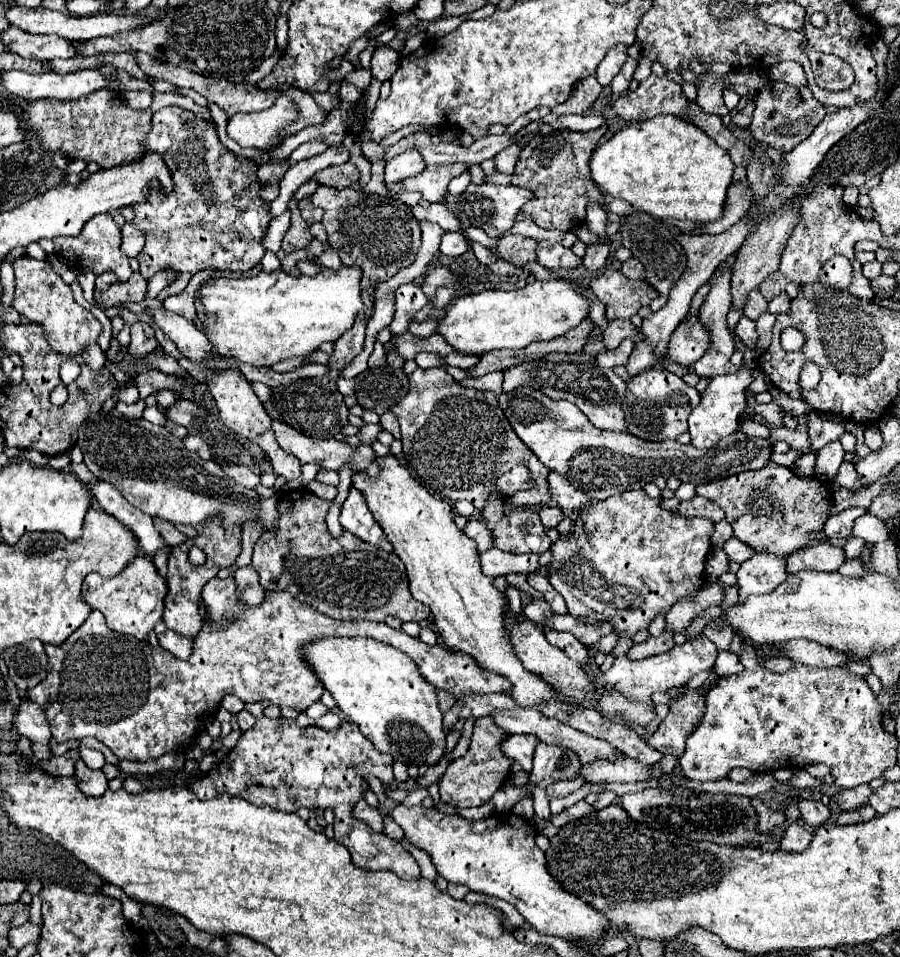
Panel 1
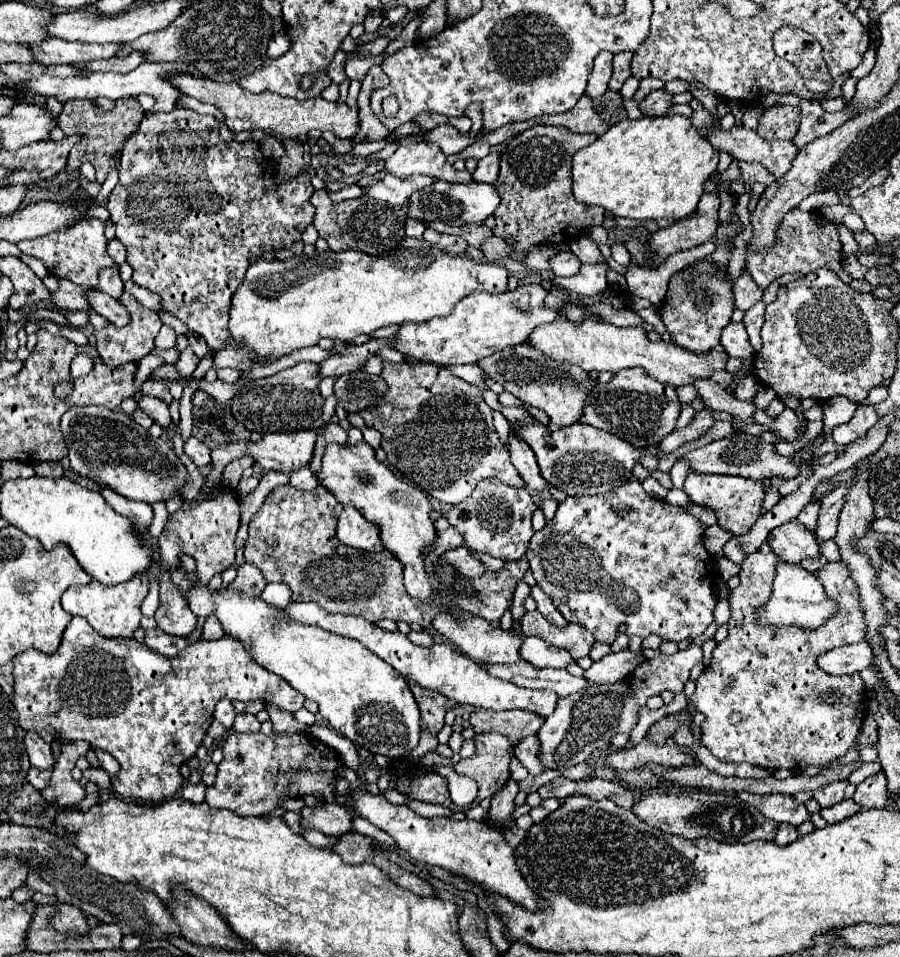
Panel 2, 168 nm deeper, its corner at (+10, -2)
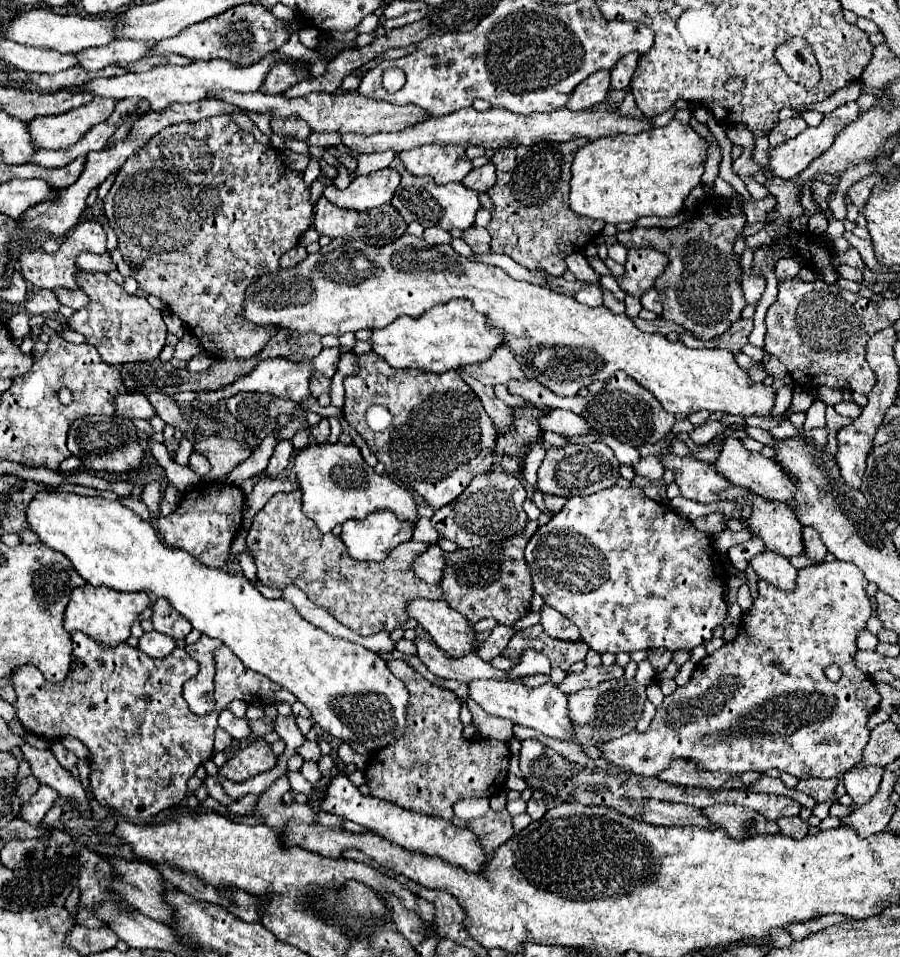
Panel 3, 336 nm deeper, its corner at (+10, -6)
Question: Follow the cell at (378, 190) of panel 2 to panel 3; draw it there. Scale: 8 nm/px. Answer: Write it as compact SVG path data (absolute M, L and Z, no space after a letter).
M384 168L366 176L354 176L344 190L338 190L334 184L330 184L324 188L322 196L340 208L352 208L362 212L382 204L390 204L398 184L400 174L392 168Z

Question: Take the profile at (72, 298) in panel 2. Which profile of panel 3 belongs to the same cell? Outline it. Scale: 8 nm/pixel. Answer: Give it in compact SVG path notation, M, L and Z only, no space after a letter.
M38 290L34 296L30 296L26 300L24 308L30 316L34 316L34 314L54 314L54 312L58 312L60 302L56 300L52 290Z

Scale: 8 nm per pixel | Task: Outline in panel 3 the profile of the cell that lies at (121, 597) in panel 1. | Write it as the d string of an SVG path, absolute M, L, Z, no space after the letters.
M88 586L76 588L70 596L66 616L64 616L64 628L74 632L90 634L96 642L106 646L118 646L120 642L126 642L130 636L130 626L138 618L138 614L148 608L150 598L146 592L118 592L106 586Z

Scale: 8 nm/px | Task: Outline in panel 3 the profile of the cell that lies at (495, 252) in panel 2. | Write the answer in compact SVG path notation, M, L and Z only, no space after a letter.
M470 226L468 230L462 232L462 240L464 240L476 254L490 252L490 234L488 234L486 228Z

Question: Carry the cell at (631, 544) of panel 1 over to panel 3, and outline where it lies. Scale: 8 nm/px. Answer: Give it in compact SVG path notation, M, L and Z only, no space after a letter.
M612 486L608 490L600 490L596 494L588 496L576 496L566 502L566 506L552 516L552 520L536 530L536 534L530 538L526 546L526 562L534 580L534 592L544 598L544 602L570 618L582 634L582 640L596 652L604 654L620 654L620 652L634 652L634 650L652 650L652 648L666 648L666 650L686 650L690 652L694 646L704 646L712 638L712 630L720 626L728 614L728 606L724 602L724 584L726 584L726 574L722 574L722 564L718 562L716 550L712 546L712 538L692 526L690 520L678 516L668 504L654 502L644 496L642 488L630 486L630 488L620 488Z

